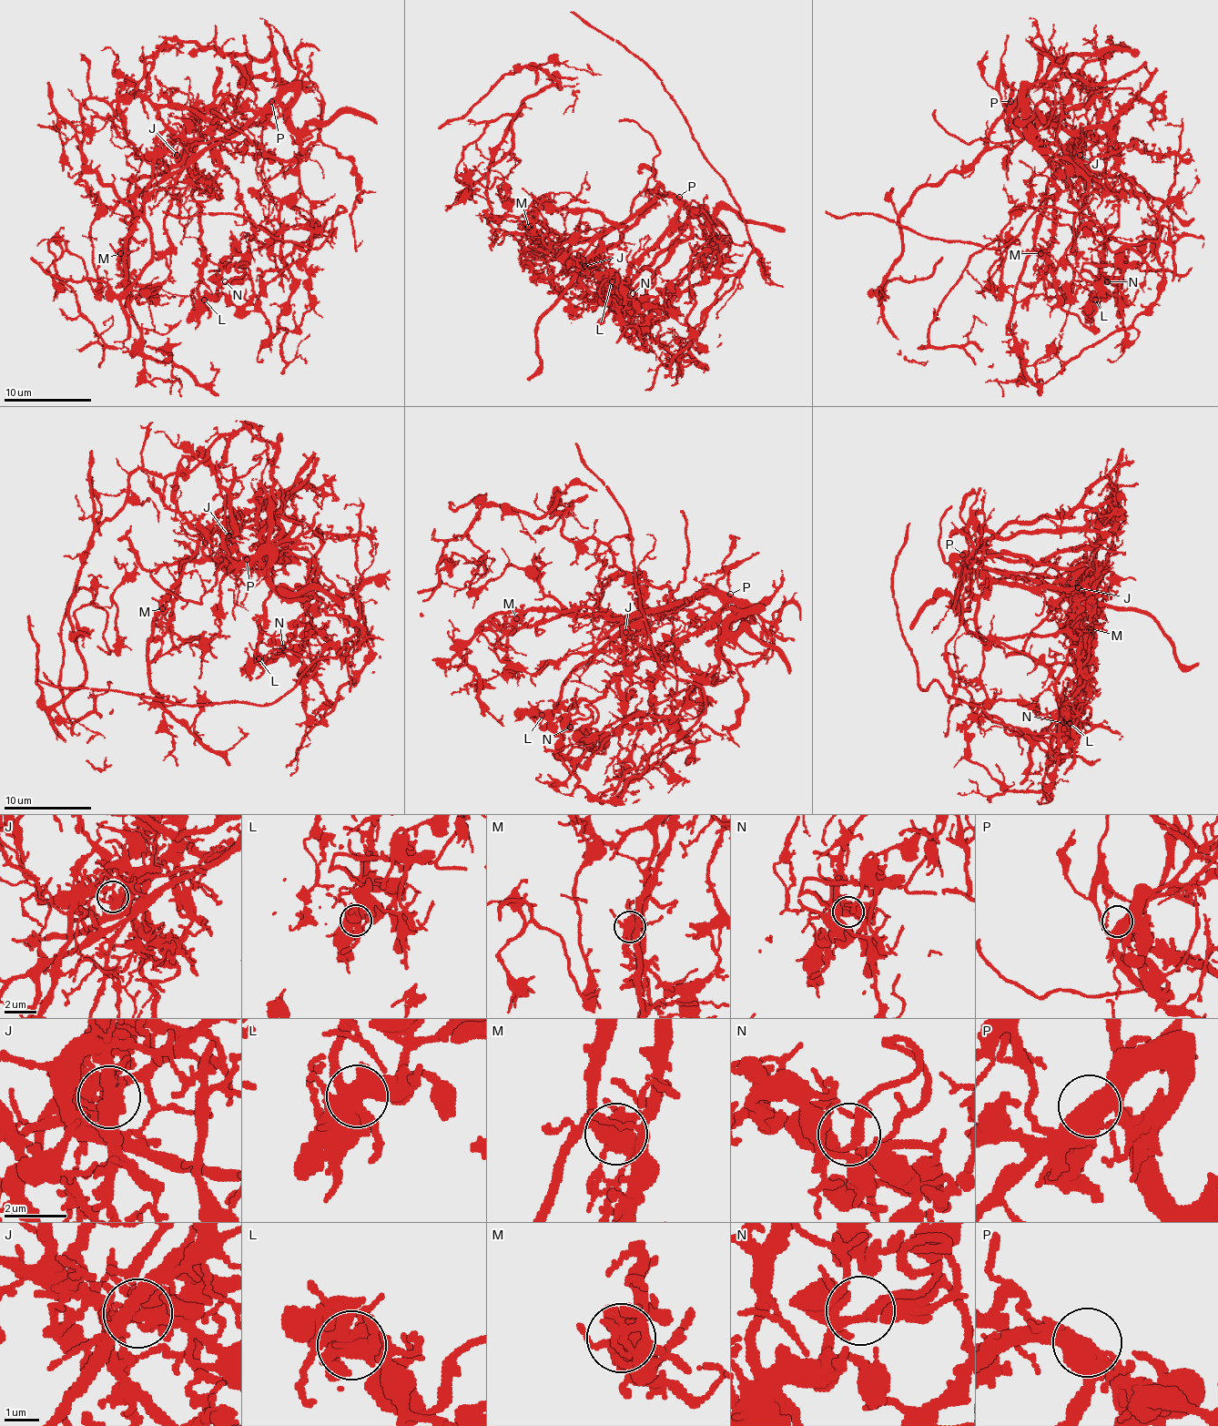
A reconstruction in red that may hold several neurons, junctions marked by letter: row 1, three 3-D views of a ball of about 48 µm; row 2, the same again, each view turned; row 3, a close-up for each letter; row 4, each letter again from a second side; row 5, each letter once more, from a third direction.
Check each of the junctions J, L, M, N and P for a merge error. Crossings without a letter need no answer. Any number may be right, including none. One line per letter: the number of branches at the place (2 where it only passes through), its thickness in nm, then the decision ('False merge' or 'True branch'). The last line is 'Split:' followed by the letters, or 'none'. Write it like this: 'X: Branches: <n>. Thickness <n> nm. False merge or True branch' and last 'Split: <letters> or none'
J: Branches: 3. Thickness 320 nm. False merge
L: Branches: 4. Thickness 600 nm. False merge
M: Branches: 7. Thickness 550 nm. False merge
N: Branches: 3. Thickness 240 nm. True branch
P: Branches: 3. Thickness 440 nm. True branch
Split: J, L, M

